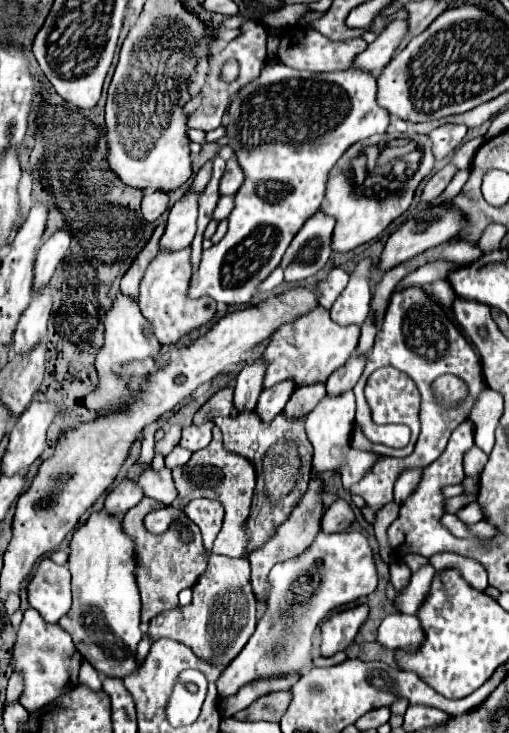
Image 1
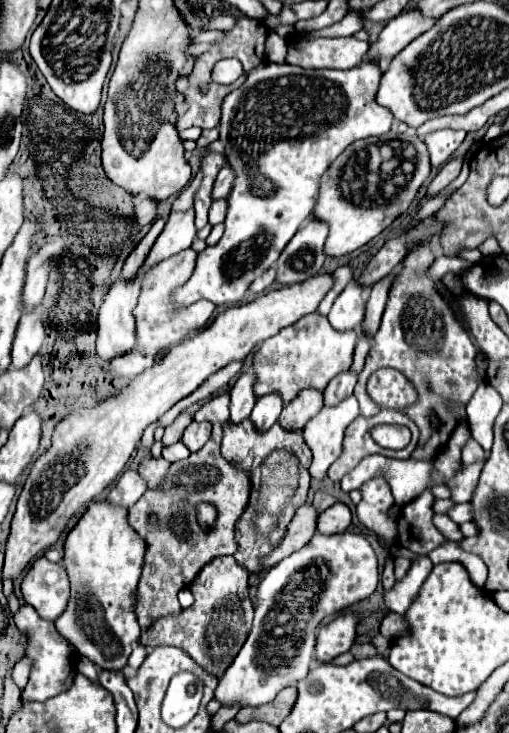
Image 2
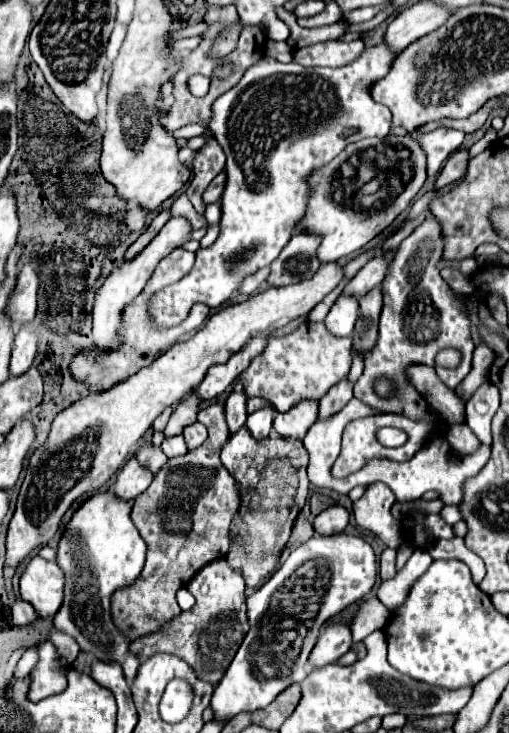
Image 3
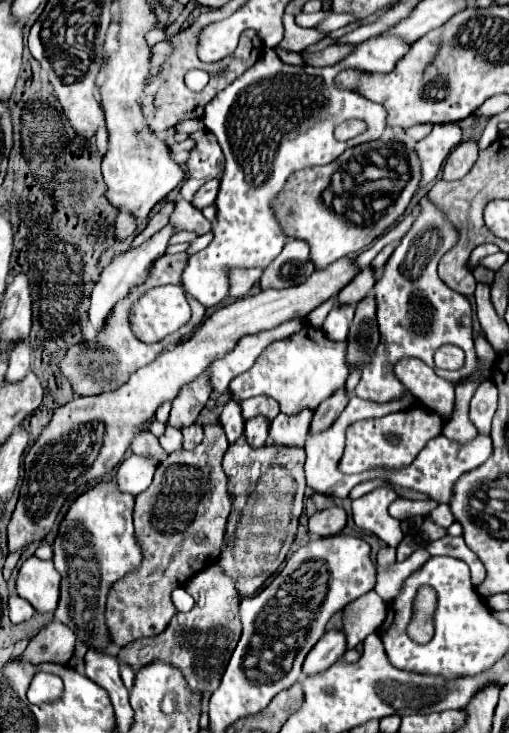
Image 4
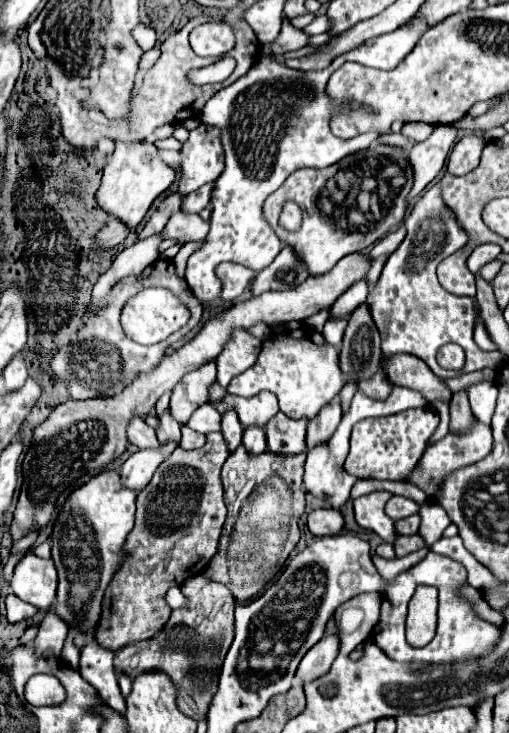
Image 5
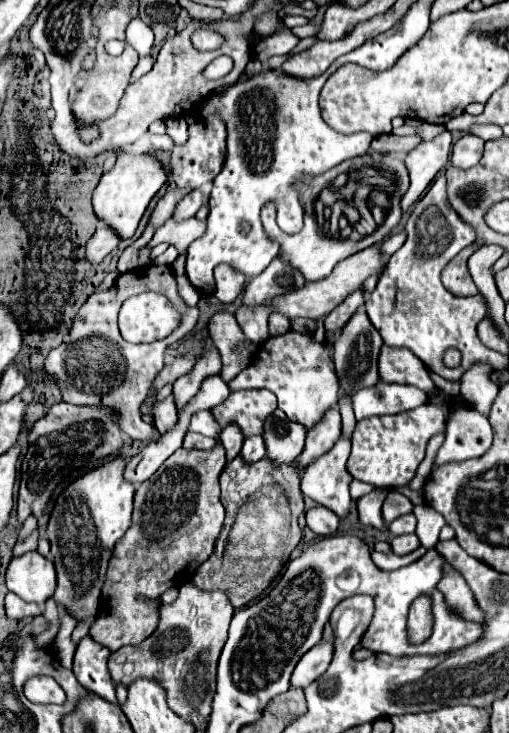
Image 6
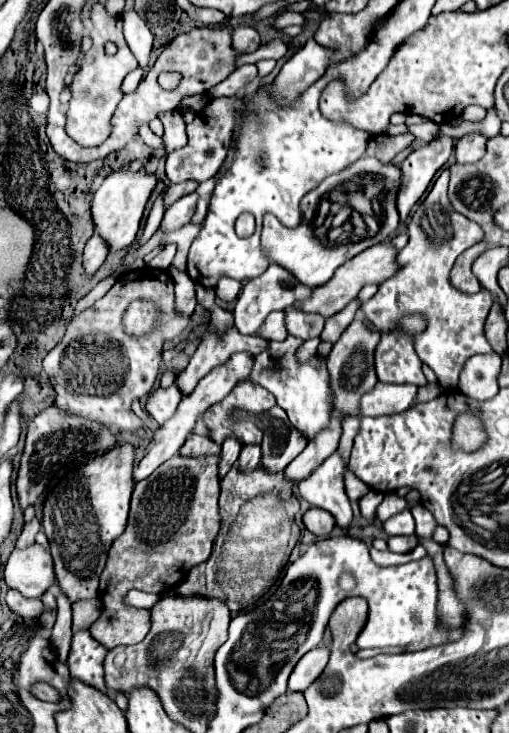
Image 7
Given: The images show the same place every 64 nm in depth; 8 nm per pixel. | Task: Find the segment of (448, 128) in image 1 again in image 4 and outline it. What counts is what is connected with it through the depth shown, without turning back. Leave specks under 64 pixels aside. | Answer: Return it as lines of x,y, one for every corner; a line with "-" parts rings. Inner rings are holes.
438,124
424,140
420,140
414,146
414,152
418,154
418,160
420,160
420,170
422,170
420,188
436,180
446,156
460,142
462,142
462,130
458,128
458,124

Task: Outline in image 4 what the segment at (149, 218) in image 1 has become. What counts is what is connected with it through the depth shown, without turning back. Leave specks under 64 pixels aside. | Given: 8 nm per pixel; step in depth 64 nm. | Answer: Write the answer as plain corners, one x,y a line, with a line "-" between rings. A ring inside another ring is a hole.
120,212
112,226
114,226
114,238
116,240
124,240
134,232
136,220
132,220
132,216
128,216
128,212

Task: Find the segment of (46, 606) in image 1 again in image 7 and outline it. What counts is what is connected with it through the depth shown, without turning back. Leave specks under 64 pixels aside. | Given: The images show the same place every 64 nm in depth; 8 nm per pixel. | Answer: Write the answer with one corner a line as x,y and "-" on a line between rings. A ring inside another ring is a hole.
40,544
28,548
14,548
6,562
6,584
22,596
40,598
54,584
54,568
50,550

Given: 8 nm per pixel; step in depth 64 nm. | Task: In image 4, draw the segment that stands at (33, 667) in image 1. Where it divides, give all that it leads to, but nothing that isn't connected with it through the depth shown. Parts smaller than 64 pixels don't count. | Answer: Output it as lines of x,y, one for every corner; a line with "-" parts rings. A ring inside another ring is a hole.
12,594
12,596
8,598
8,608
10,608
10,622
12,622
12,624
20,624
20,622
32,618
32,614
36,612
30,602
22,600
22,598
16,596
16,594
-
38,672
32,678
26,696
30,704
46,704
46,702
56,702
62,696
62,690
64,690
64,684
58,676

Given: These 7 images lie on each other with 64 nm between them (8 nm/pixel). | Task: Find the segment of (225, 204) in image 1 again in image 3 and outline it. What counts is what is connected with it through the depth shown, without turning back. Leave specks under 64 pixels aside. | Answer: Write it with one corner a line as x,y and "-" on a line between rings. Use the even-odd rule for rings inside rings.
216,202
206,206
205,218
208,224
210,224
210,226
212,226
212,224
219,223
221,214
222,211
221,211
220,202

